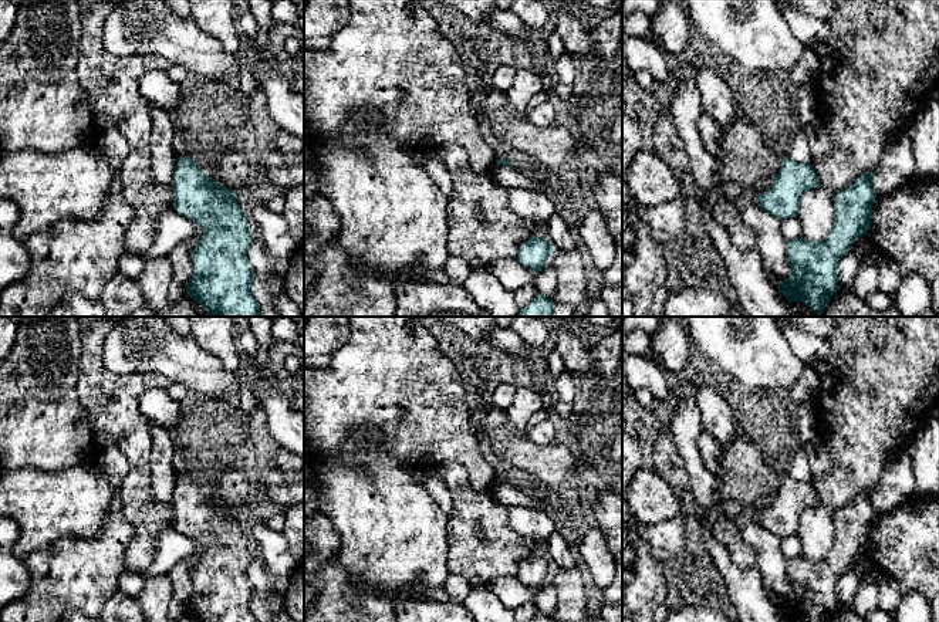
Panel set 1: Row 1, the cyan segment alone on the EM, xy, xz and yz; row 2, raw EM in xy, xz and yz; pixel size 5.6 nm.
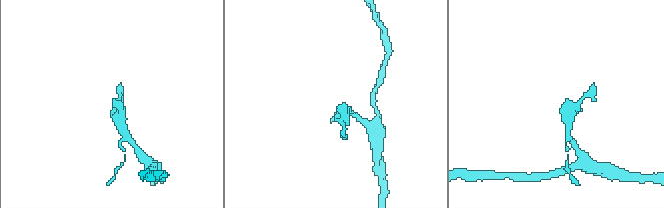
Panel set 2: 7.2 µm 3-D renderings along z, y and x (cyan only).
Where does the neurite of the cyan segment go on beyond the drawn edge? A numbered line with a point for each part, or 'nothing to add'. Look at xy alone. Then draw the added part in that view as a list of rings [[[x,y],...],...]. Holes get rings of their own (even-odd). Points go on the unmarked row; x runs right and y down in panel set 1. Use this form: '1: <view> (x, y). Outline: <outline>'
nothing to add

